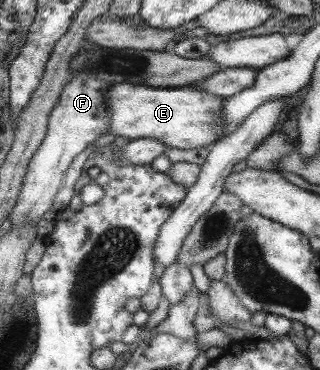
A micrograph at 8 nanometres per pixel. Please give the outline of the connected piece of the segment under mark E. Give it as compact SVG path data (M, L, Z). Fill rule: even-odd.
M120 83L110 86L106 94L111 111L111 127L107 133L130 139L156 139L167 148L180 150L208 148L220 141L223 129L217 122L225 98L206 91L196 91L192 86L163 88Z

